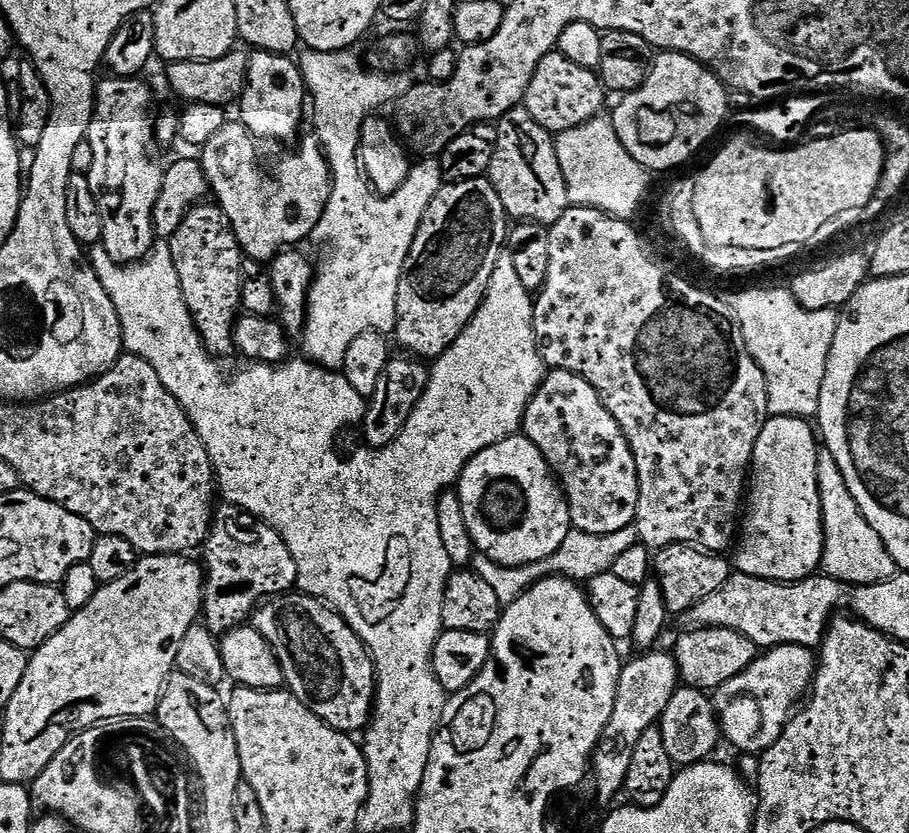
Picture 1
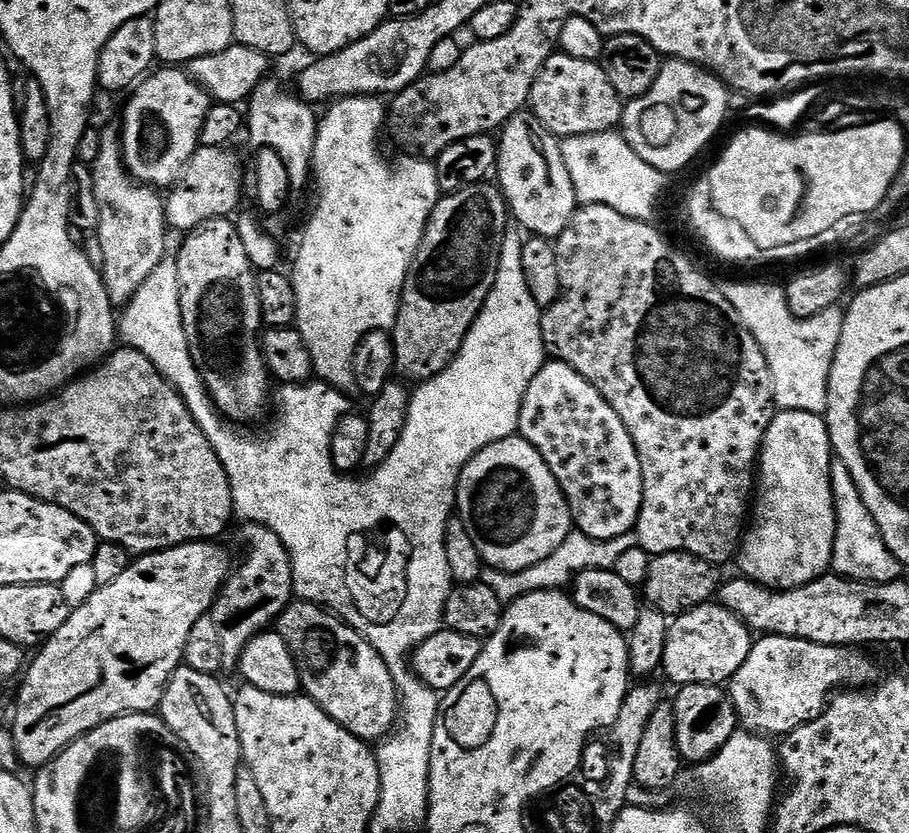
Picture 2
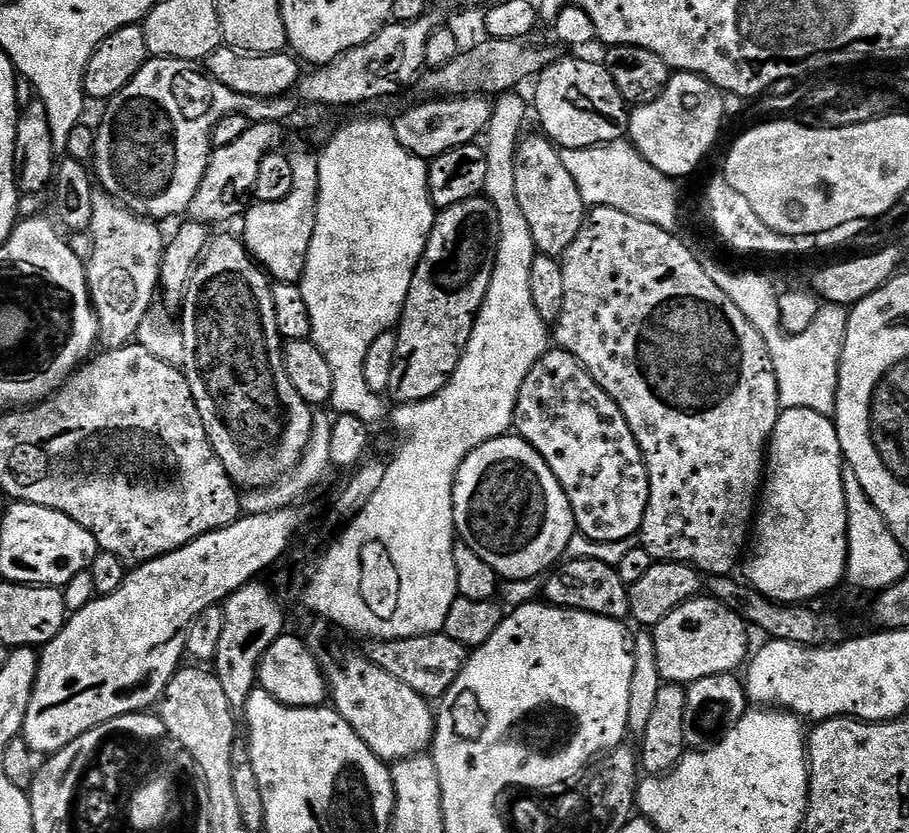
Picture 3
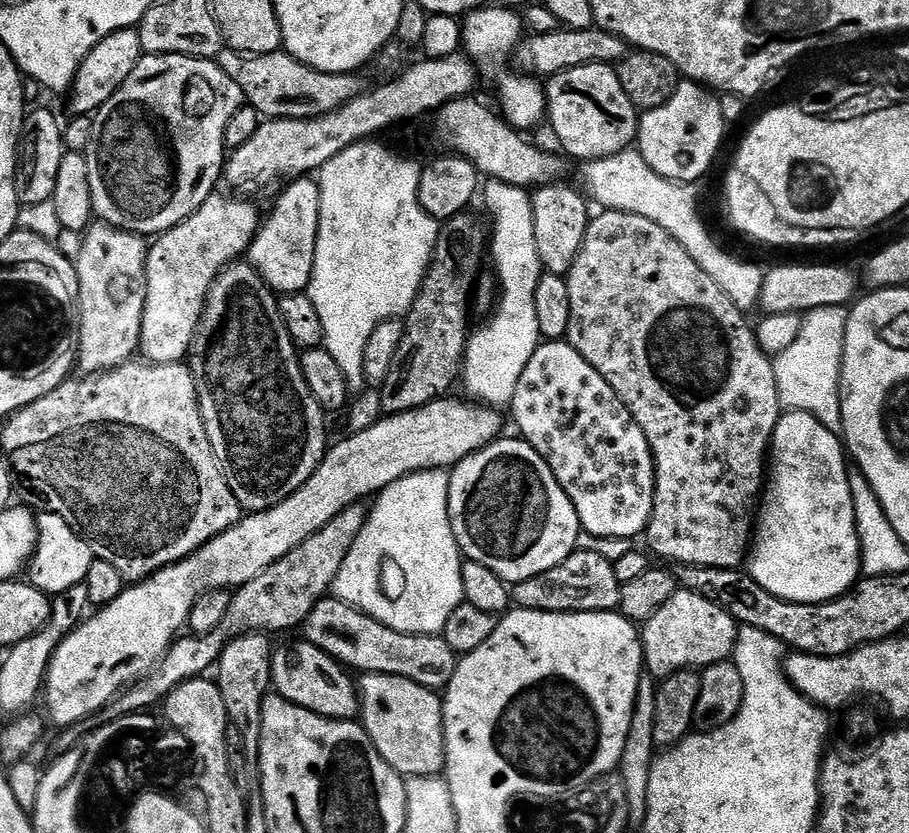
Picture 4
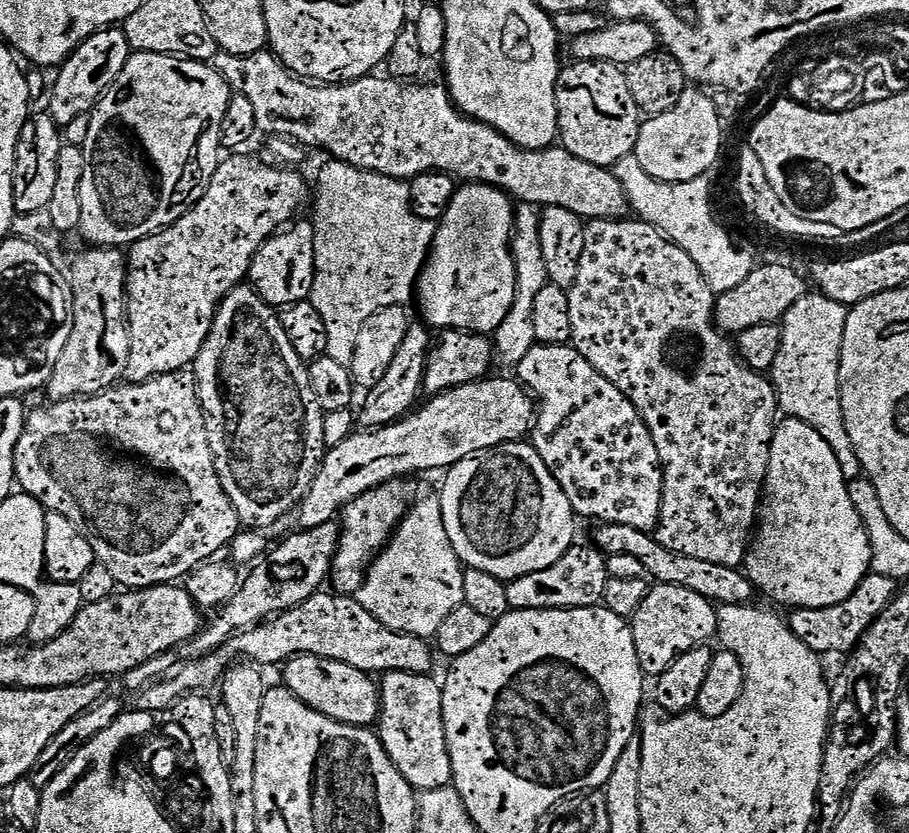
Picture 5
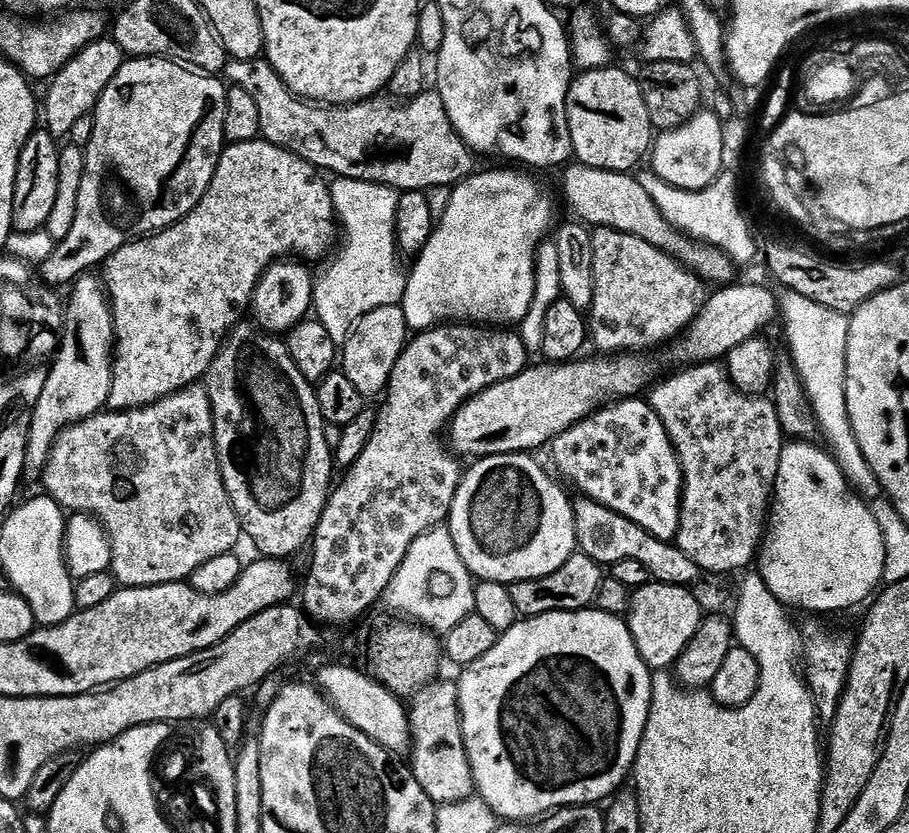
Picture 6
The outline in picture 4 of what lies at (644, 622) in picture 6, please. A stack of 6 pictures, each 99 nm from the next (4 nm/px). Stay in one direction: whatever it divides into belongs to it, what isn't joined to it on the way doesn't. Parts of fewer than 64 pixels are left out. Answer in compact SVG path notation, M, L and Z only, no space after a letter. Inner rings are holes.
M678 590L658 614L654 614L642 626L642 643L644 645L644 666L653 677L673 676L675 672L685 670L703 670L712 664L723 664L735 653L738 625L736 619L722 606L702 598L687 590Z

